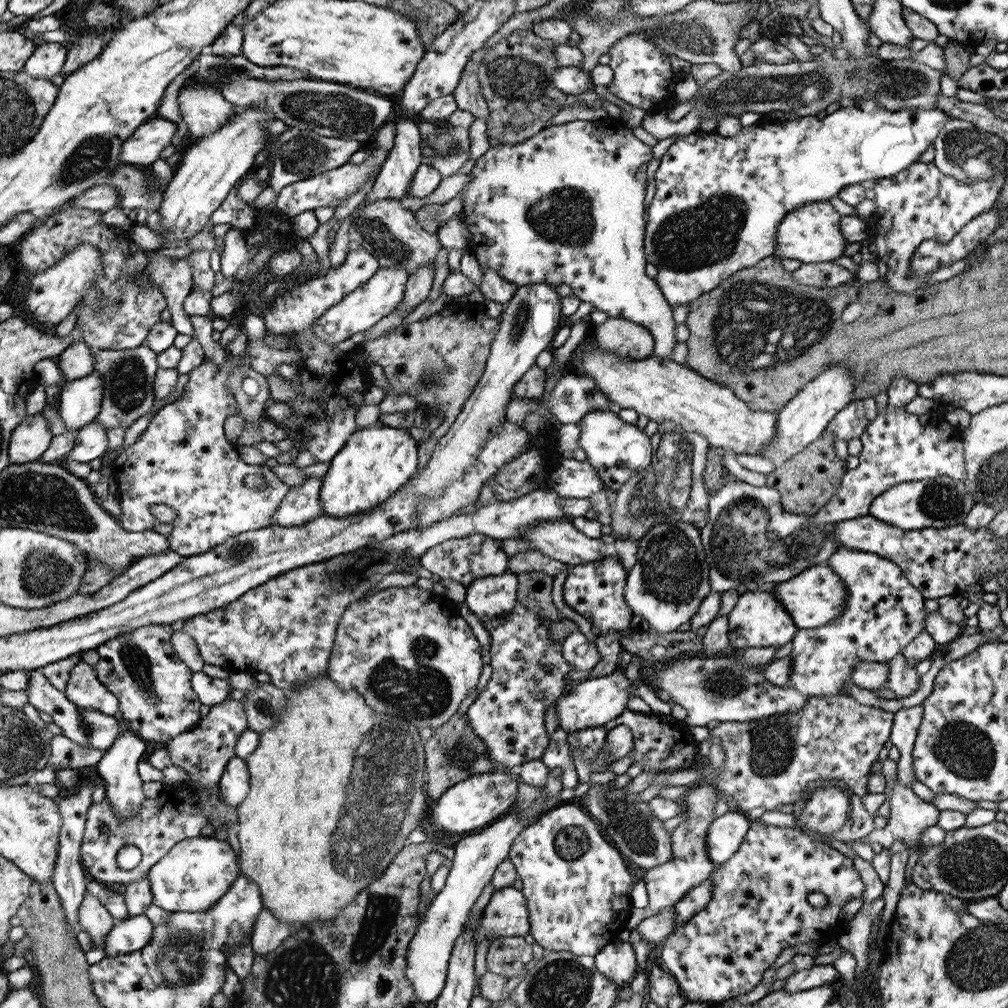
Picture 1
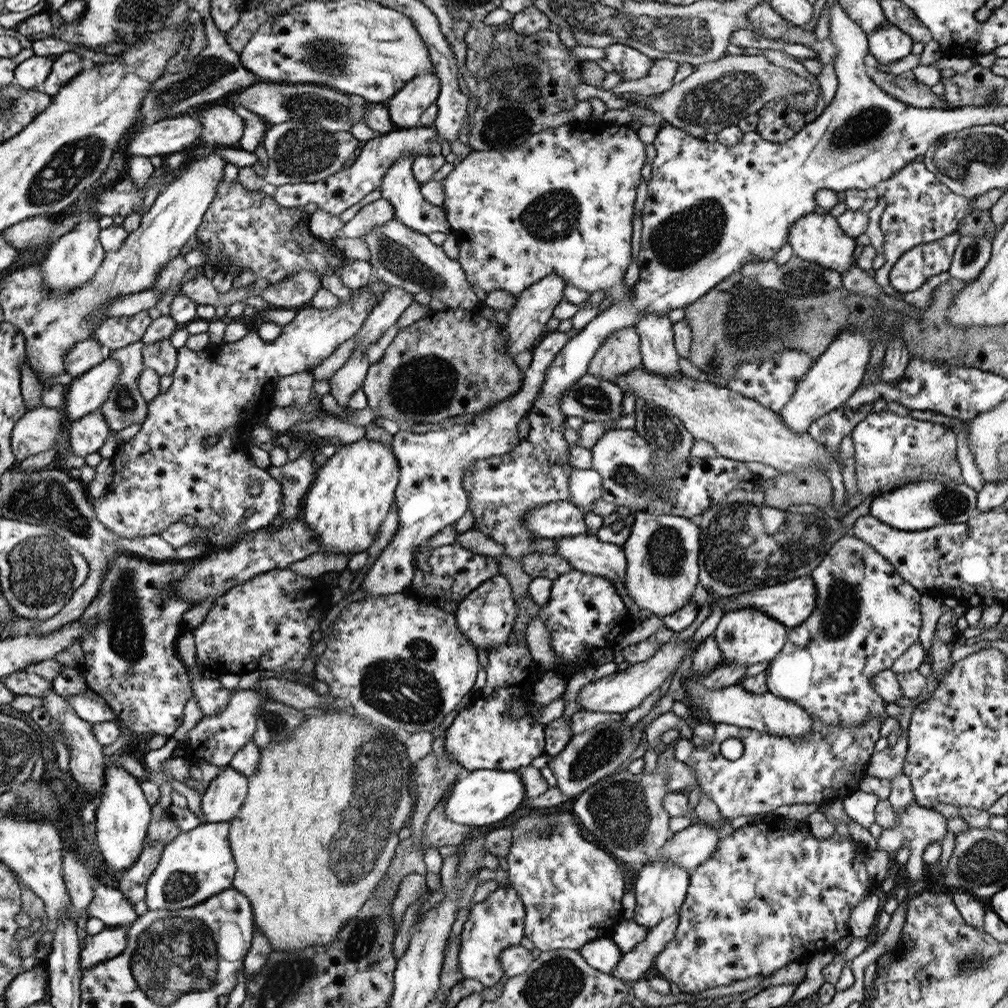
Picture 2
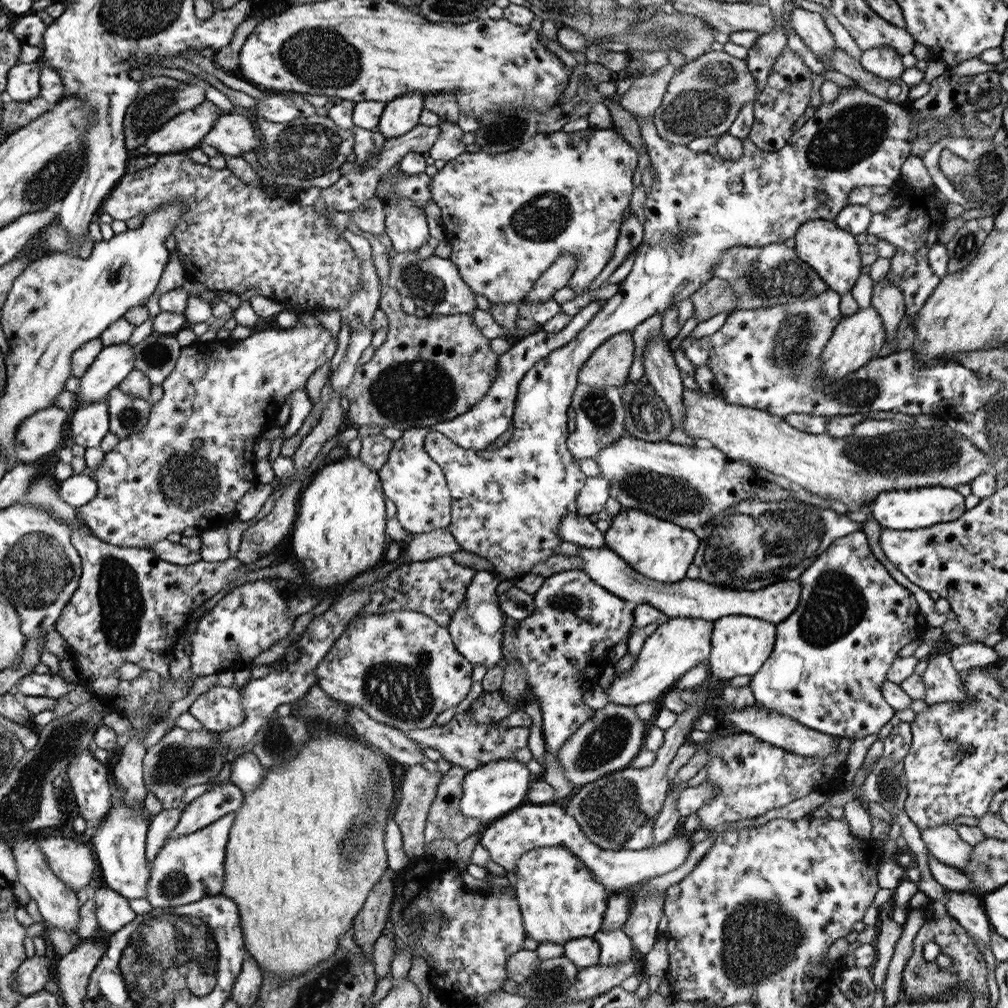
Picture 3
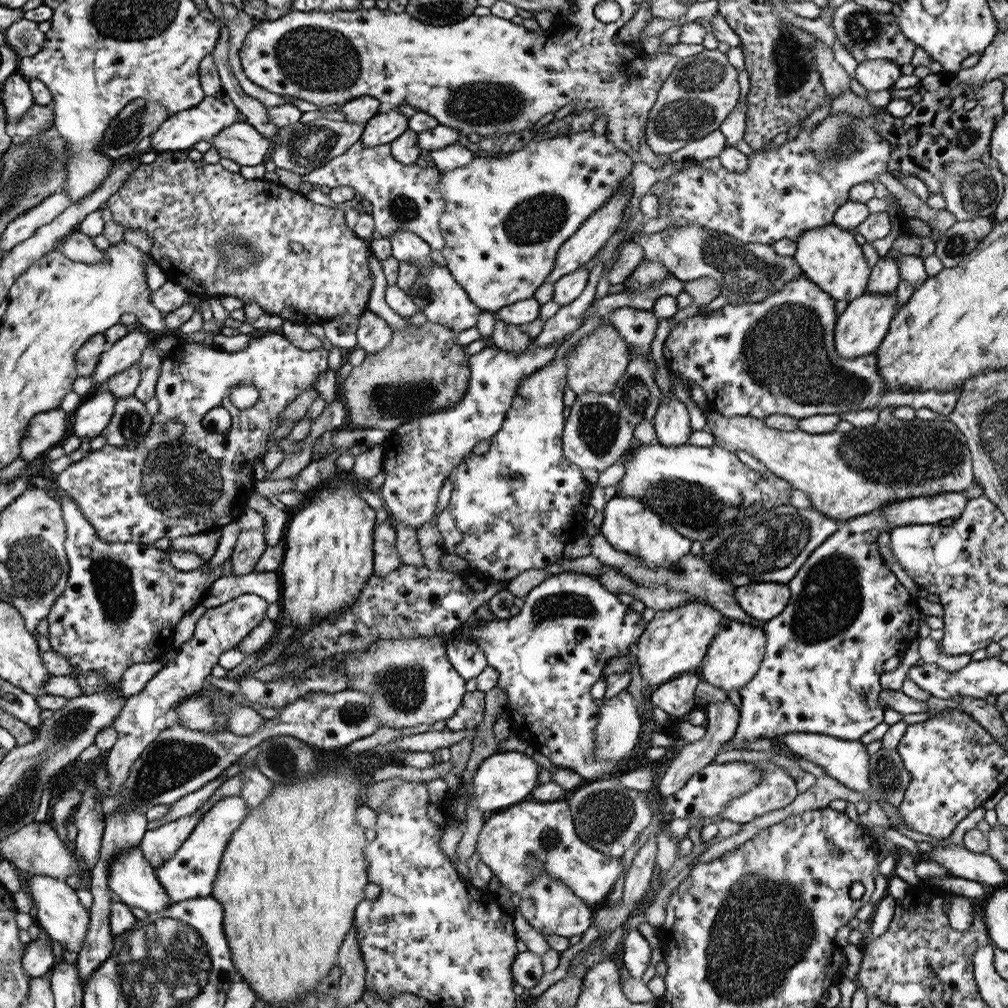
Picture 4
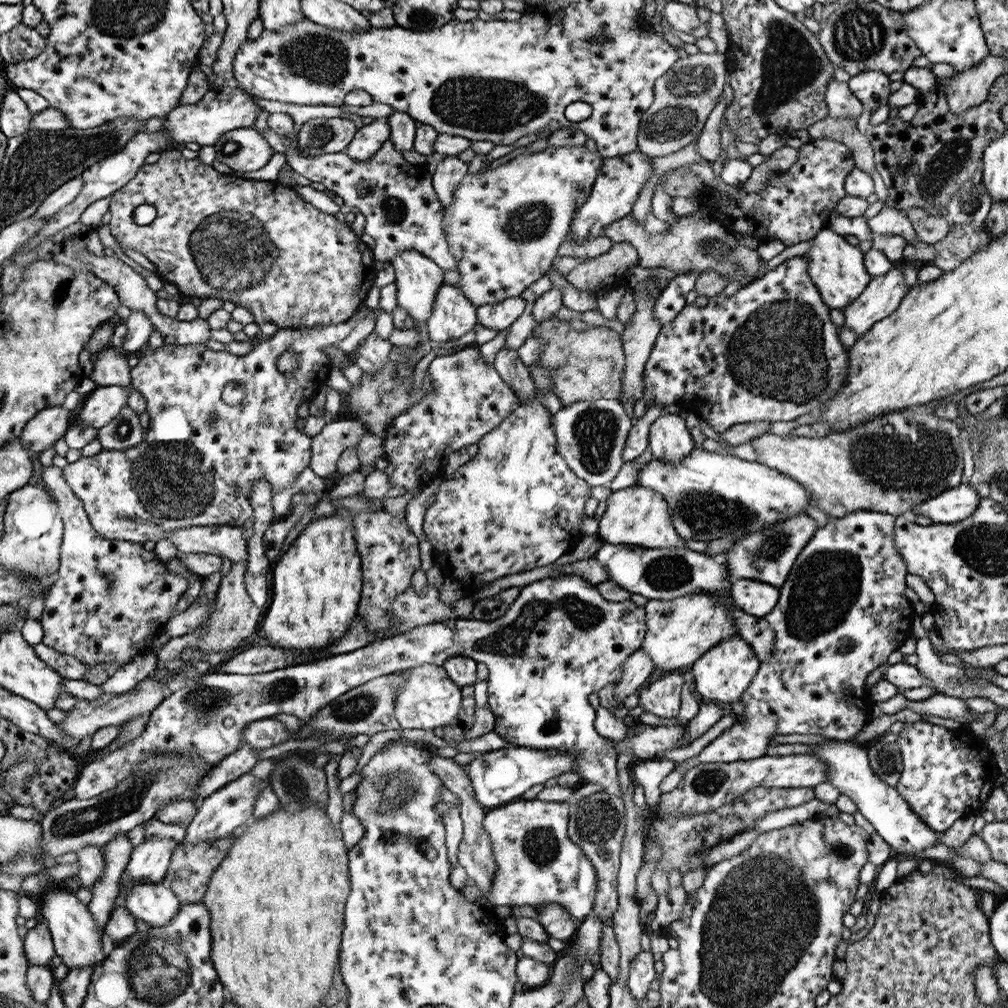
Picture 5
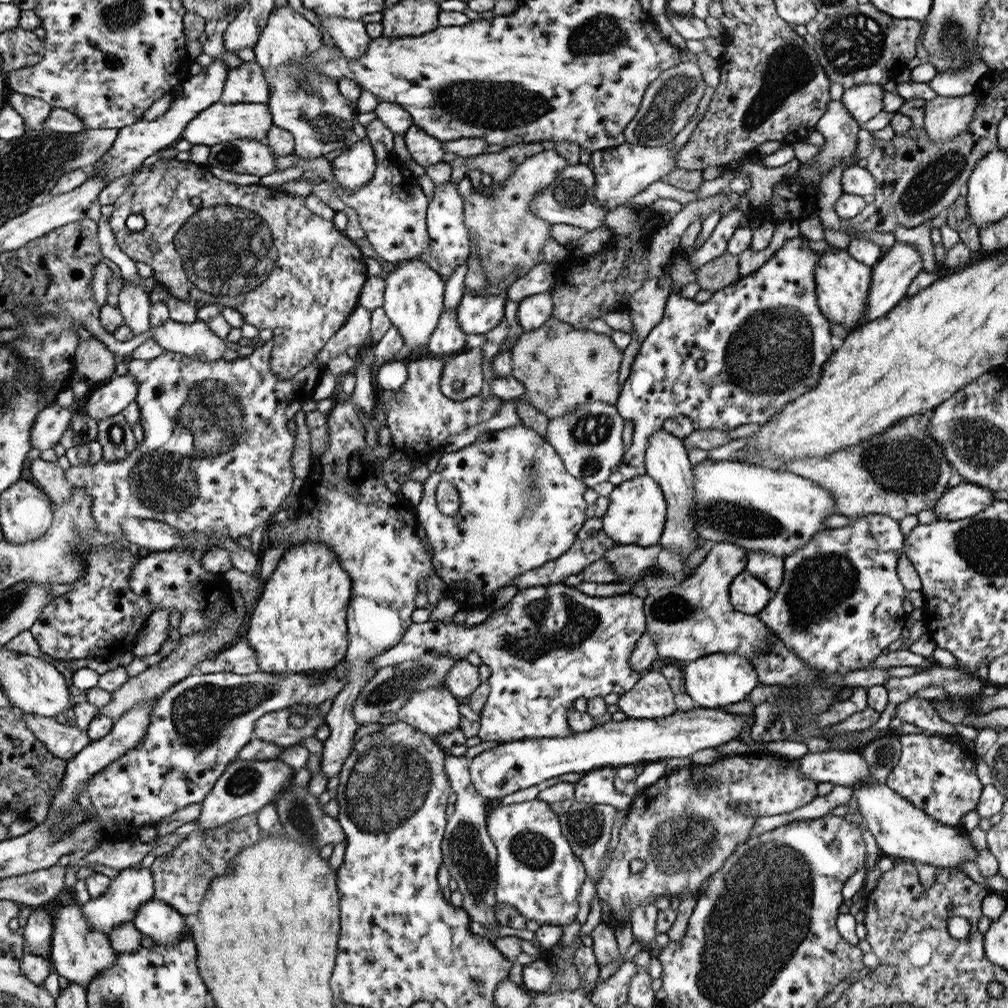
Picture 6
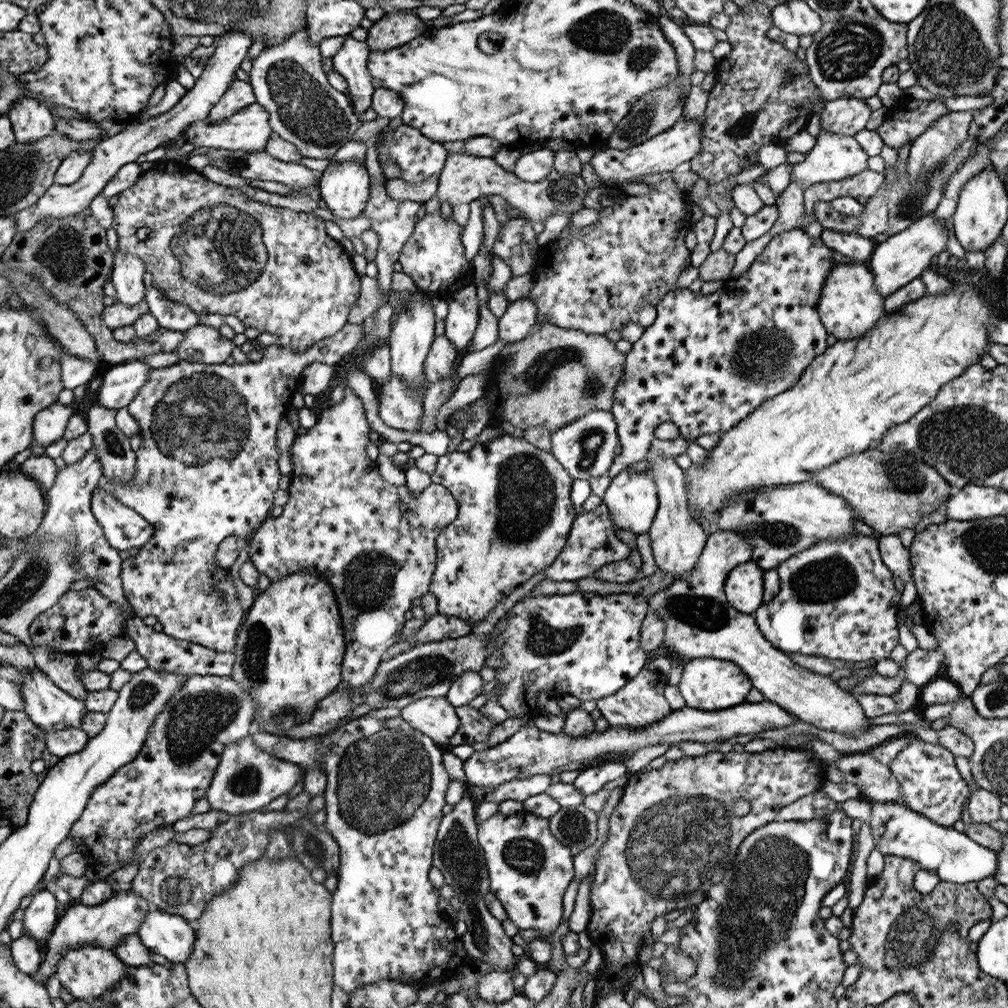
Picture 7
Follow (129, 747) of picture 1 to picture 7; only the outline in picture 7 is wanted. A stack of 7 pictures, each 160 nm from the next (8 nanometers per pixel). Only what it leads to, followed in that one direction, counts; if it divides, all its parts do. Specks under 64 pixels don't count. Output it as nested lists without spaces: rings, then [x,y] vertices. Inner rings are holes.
[[[150,904],[147,918],[137,932],[142,944],[165,956],[170,963],[186,963],[195,946],[196,932],[182,916],[168,914]]]

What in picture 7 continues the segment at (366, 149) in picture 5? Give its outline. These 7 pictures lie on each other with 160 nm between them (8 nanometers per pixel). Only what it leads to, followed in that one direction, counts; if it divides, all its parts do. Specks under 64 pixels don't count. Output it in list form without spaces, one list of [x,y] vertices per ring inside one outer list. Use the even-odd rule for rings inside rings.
[[[334,162],[322,173],[318,183],[321,199],[340,220],[356,218],[368,200],[370,176],[362,163]]]

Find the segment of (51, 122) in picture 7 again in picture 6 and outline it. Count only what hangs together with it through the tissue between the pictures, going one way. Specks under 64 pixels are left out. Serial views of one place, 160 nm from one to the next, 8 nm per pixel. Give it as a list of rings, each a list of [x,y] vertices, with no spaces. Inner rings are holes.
[[[8,92],[7,100],[23,116],[26,128],[34,131],[44,129],[44,121],[53,109],[45,100],[18,92]]]

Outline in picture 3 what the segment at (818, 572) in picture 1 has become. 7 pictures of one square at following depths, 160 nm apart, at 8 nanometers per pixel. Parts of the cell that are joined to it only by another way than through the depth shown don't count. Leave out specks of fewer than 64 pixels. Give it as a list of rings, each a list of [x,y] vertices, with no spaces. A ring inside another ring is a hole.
[[[606,546],[602,548],[578,547],[578,558],[581,558],[584,571],[608,592],[619,596],[631,605],[649,604],[670,618],[700,618],[706,622],[715,622],[722,616],[752,616],[772,623],[782,624],[798,606],[801,595],[800,583],[796,580],[785,580],[755,591],[730,589],[723,585],[710,584],[698,579],[684,578],[680,582],[661,583],[646,578],[633,570],[618,554]]]

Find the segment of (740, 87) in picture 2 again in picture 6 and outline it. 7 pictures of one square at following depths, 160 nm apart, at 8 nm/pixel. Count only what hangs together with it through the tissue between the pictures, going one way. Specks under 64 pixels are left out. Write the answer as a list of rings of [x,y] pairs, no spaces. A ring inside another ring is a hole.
[[[693,60],[682,61],[680,65],[662,73],[648,86],[637,113],[624,127],[626,143],[646,148],[672,143],[684,125],[688,124],[707,87],[700,64]]]

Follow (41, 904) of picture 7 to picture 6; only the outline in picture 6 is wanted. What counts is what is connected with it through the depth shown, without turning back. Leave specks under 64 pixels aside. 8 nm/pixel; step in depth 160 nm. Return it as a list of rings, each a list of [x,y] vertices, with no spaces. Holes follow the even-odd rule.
[[[35,907],[27,918],[22,936],[27,938],[27,954],[46,956],[50,950],[52,916],[46,908]]]

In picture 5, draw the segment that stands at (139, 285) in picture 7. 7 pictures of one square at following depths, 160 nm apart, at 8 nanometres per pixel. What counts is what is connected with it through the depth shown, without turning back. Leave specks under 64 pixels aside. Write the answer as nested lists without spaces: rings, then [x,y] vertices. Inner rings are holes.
[[[131,309],[124,323],[127,325],[127,338],[118,348],[124,358],[142,353],[149,342],[150,335],[155,329],[150,319],[141,310]]]

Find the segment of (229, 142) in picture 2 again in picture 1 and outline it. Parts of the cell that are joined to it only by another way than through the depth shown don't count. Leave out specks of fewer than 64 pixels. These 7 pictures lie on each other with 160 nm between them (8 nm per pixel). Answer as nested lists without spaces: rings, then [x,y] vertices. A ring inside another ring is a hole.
[[[185,84],[180,90],[178,98],[180,116],[186,122],[188,130],[200,139],[214,135],[214,133],[224,126],[227,126],[229,120],[235,116],[236,106],[224,98],[219,88],[208,85]]]

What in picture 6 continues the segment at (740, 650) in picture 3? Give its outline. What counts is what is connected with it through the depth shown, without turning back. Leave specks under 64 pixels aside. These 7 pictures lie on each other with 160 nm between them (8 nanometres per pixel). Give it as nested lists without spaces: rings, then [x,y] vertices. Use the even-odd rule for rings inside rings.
[[[718,652],[693,660],[682,670],[682,674],[685,693],[697,706],[709,709],[720,709],[744,700],[760,683],[752,661],[734,653]]]

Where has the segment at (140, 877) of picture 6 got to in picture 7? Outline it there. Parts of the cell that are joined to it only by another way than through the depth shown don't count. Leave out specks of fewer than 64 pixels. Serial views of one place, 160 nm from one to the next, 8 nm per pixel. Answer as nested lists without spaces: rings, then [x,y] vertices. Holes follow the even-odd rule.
[[[122,887],[122,893],[113,893],[112,898],[96,906],[88,906],[78,903],[71,905],[60,917],[59,923],[55,926],[55,932],[46,941],[46,954],[42,960],[42,966],[38,968],[37,974],[32,974],[32,979],[44,979],[41,983],[46,983],[54,975],[54,967],[60,961],[60,954],[65,954],[67,950],[75,950],[79,946],[99,946],[108,950],[114,950],[127,936],[137,934],[144,919],[147,918],[150,903],[144,900],[138,892],[134,892],[129,887]]]

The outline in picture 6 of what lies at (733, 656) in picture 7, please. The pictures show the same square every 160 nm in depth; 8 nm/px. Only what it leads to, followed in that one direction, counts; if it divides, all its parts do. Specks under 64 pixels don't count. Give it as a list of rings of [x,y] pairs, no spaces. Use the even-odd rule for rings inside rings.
[[[718,542],[706,554],[704,562],[680,584],[651,590],[643,598],[647,632],[654,639],[658,658],[674,658],[682,662],[723,652],[737,654],[752,661],[775,634],[754,615],[738,612],[731,603],[729,588],[732,580],[746,567],[748,550],[736,544]]]

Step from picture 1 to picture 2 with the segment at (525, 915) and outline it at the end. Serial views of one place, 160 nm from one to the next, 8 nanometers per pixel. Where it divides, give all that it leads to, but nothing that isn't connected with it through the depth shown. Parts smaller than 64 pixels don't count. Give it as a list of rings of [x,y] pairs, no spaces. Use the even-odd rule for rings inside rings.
[[[508,885],[498,887],[486,900],[473,904],[469,908],[469,915],[463,924],[459,936],[457,951],[458,966],[464,979],[474,979],[484,984],[485,987],[494,987],[500,983],[503,965],[500,956],[504,950],[511,946],[520,945],[524,938],[524,906],[523,899],[517,890]]]

